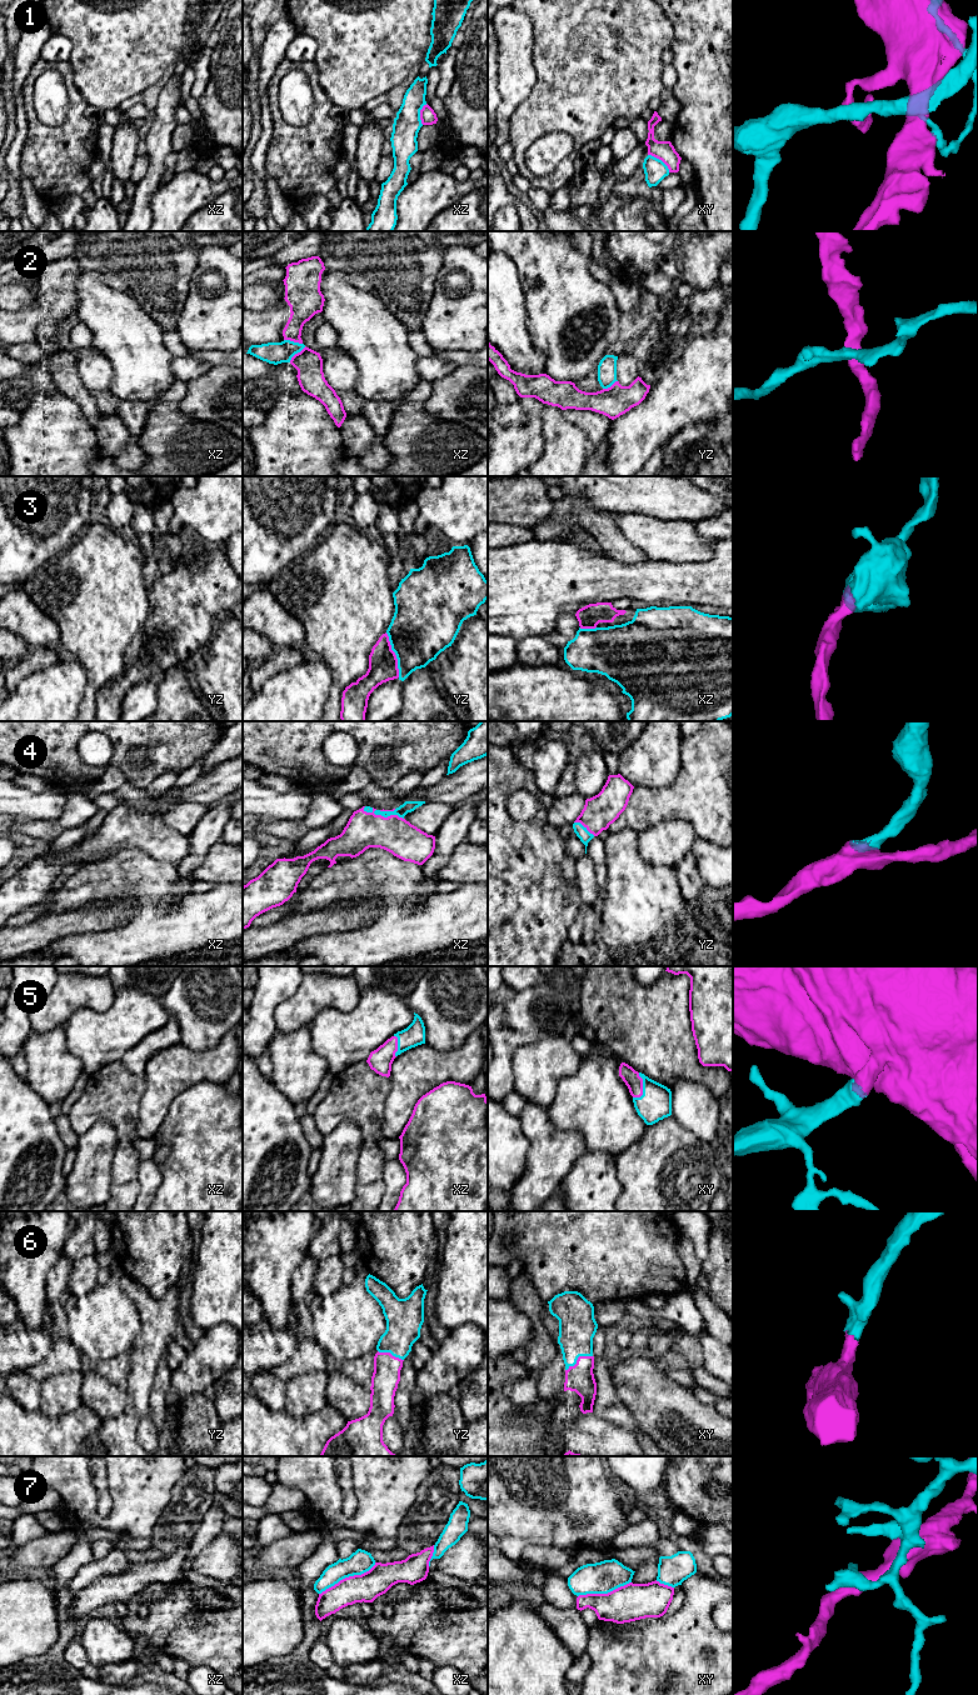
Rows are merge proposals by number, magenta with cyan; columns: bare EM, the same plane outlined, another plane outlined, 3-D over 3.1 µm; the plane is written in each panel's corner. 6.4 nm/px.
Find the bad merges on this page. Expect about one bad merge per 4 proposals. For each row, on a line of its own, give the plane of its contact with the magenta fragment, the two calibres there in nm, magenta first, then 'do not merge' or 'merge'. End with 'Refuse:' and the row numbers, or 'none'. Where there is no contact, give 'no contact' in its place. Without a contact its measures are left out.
1: xy | 130/150 nm | do not merge
2: xz | 190/140 nm | do not merge
3: yz | 190/400 nm | merge
4: xz | 240/80 nm | merge
5: xy | 110/200 nm | merge
6: xy | 180/240 nm | merge
7: xz | 180/150 nm | do not merge
Refuse: 1, 2, 7

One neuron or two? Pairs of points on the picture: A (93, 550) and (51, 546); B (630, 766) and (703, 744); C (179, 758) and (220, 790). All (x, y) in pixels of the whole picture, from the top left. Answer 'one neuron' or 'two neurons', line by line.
A: two neurons
B: two neurons
C: two neurons

